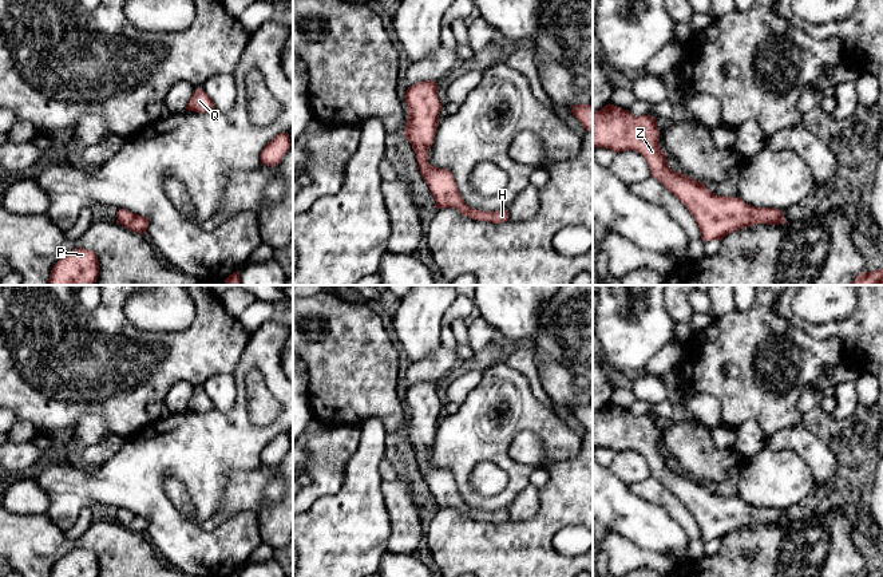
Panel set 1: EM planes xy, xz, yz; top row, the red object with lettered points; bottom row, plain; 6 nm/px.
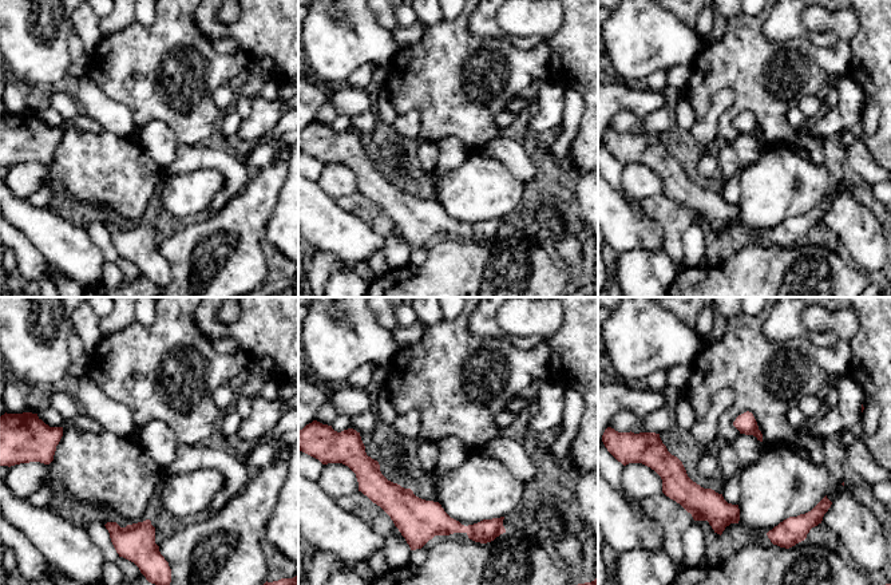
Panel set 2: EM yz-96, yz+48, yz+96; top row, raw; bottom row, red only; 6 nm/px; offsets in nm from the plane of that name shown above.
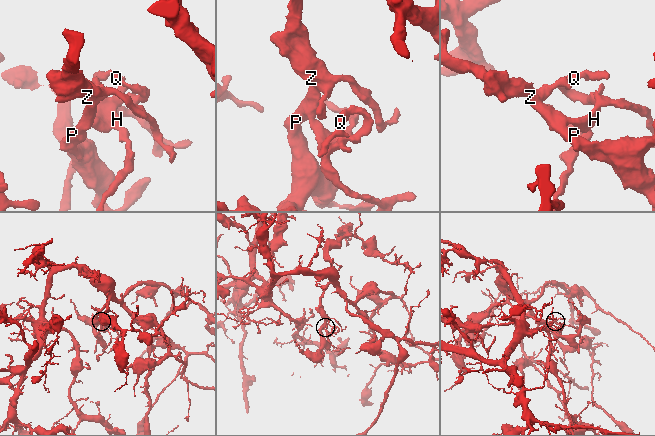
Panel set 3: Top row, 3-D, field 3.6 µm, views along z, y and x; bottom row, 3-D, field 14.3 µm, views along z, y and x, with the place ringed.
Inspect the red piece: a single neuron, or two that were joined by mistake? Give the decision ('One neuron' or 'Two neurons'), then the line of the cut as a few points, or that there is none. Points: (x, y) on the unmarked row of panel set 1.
One neuron. No split

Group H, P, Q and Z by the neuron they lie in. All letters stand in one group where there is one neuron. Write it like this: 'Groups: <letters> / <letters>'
Groups: H P Q Z

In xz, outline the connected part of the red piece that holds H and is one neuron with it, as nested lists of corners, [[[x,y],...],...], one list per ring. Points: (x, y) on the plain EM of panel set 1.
[[[425,380],[408,387],[405,394],[408,419],[404,430],[419,462],[437,509],[454,507],[472,519],[502,523],[508,519],[508,510],[483,511],[470,507],[462,498],[454,474],[448,469],[433,467],[428,463],[428,448],[433,443],[442,403],[437,396],[437,384]]]

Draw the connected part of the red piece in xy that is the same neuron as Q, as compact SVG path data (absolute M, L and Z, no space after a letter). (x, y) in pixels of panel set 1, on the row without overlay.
M202 388L195 390L195 392L193 394L191 399L186 406L186 410L201 414L209 412L213 408L215 408L213 400Z

